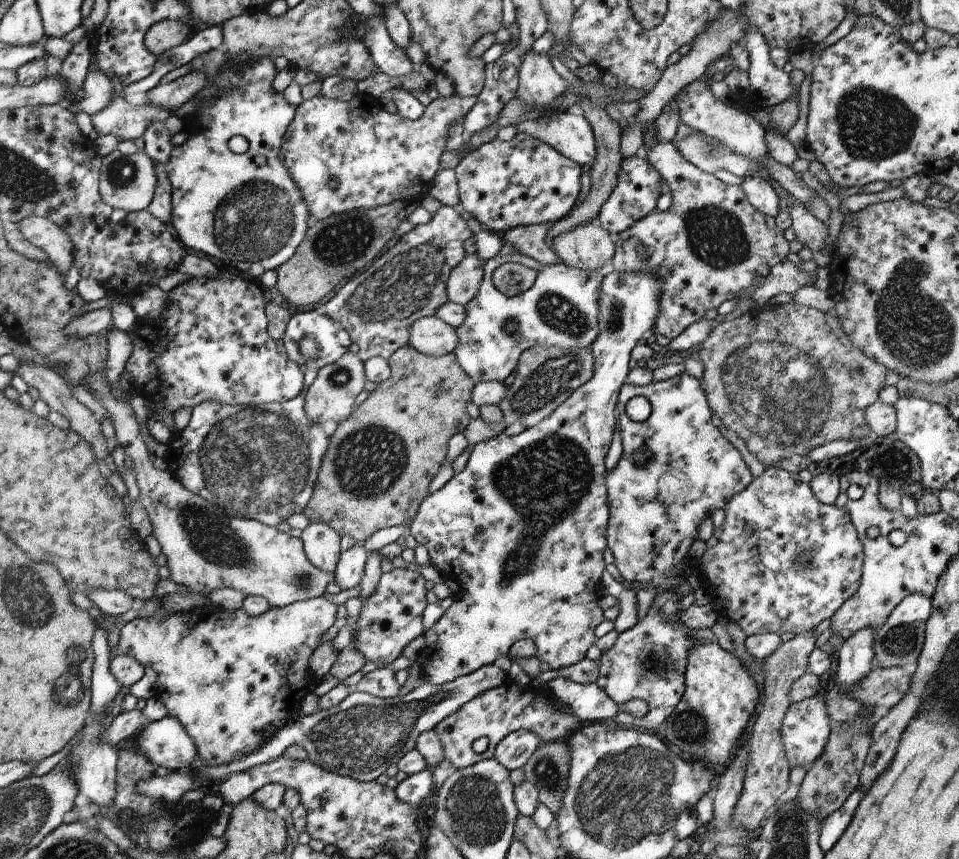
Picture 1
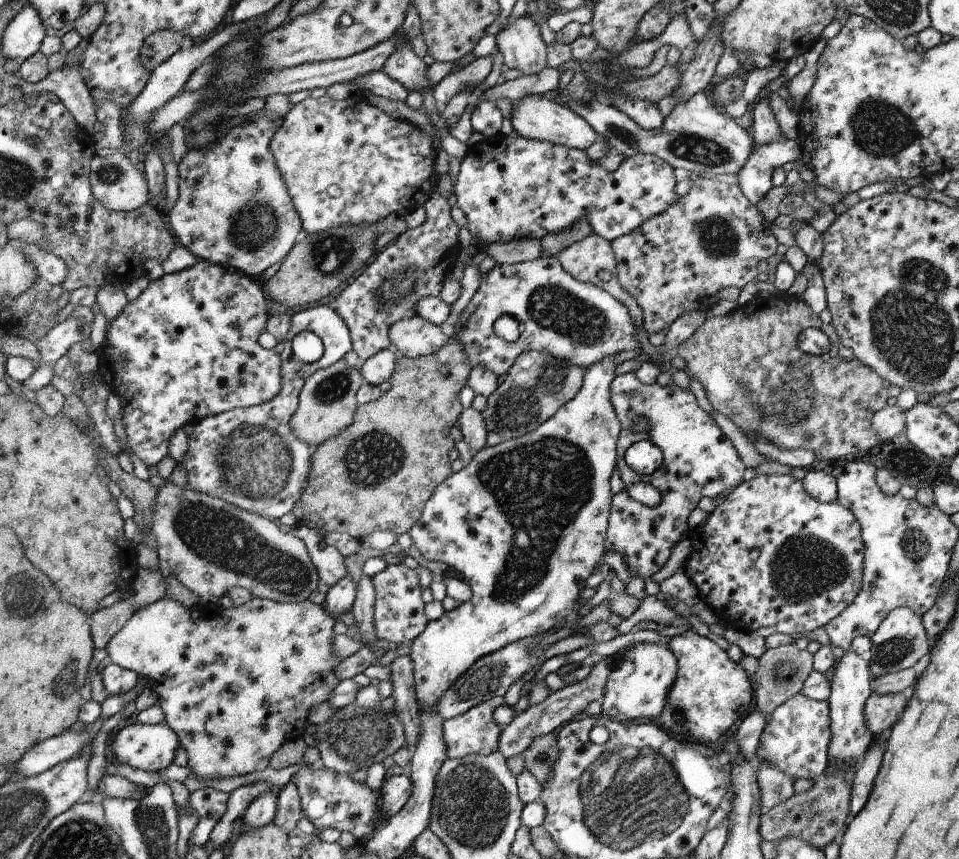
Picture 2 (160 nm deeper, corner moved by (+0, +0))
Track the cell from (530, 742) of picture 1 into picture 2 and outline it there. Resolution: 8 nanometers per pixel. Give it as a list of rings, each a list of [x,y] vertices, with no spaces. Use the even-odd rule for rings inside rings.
[[[603,657],[598,664],[592,667],[588,678],[580,682],[570,683],[568,686],[550,692],[544,702],[540,704],[532,704],[527,710],[520,714],[516,714],[514,720],[503,727],[498,740],[498,750],[506,760],[520,756],[524,750],[538,738],[538,736],[550,733],[557,733],[557,731],[566,725],[571,720],[577,719],[584,715],[584,710],[590,702],[594,700],[602,700],[603,692],[606,692],[606,682],[608,682],[608,674],[610,674],[610,664],[607,664],[606,657]]]

